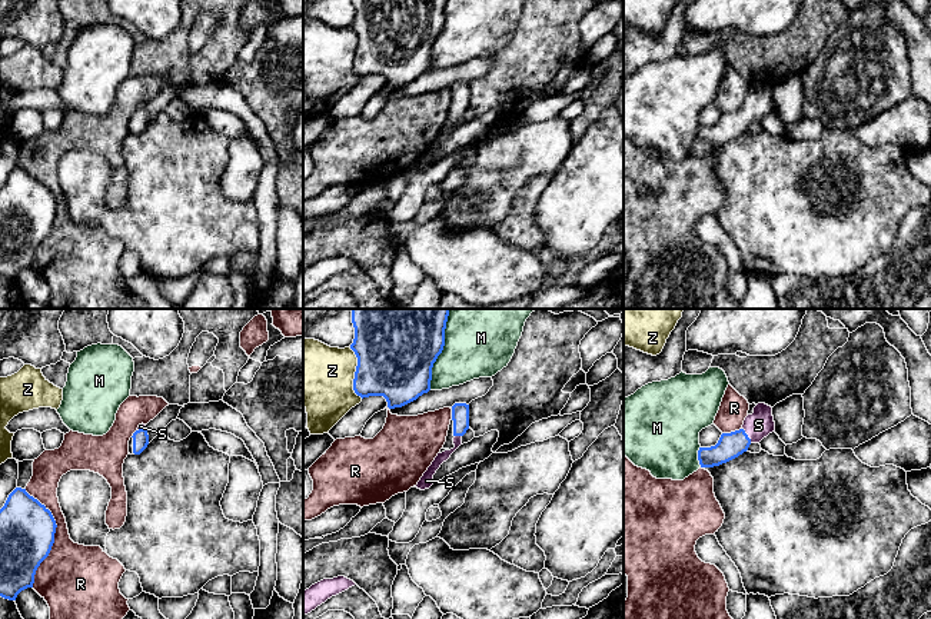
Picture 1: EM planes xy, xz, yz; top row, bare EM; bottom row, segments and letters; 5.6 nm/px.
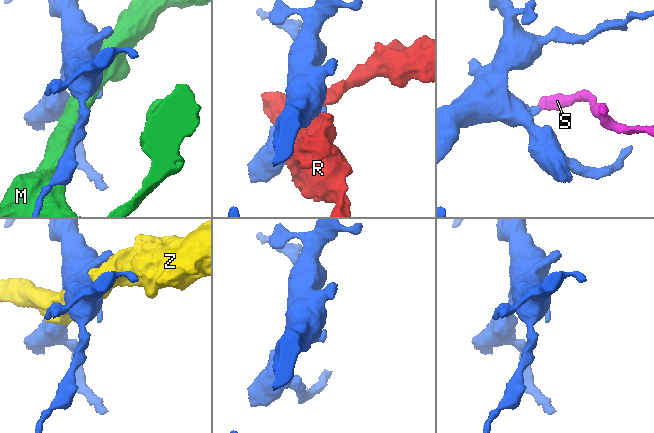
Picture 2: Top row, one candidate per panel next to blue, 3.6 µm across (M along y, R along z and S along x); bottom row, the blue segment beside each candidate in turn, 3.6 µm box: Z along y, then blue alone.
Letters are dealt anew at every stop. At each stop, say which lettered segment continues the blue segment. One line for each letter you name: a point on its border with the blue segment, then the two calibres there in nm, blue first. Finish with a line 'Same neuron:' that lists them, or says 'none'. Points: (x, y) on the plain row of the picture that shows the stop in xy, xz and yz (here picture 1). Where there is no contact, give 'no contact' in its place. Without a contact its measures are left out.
S: yz (747, 115) | 140/150 nm
Same neuron: S

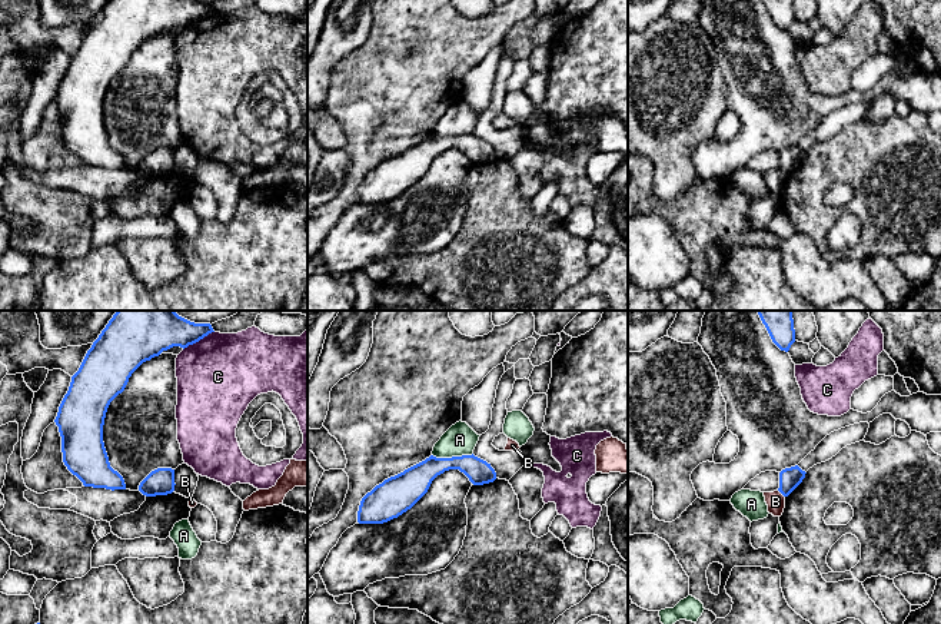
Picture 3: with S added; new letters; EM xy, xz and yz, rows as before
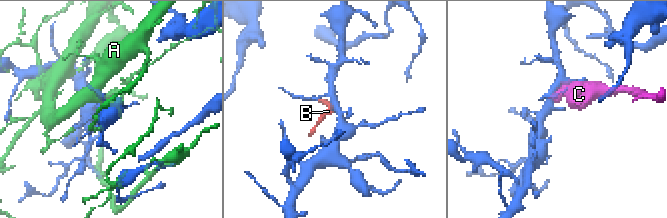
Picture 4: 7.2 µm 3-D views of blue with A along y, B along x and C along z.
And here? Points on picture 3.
Same neuron: none

